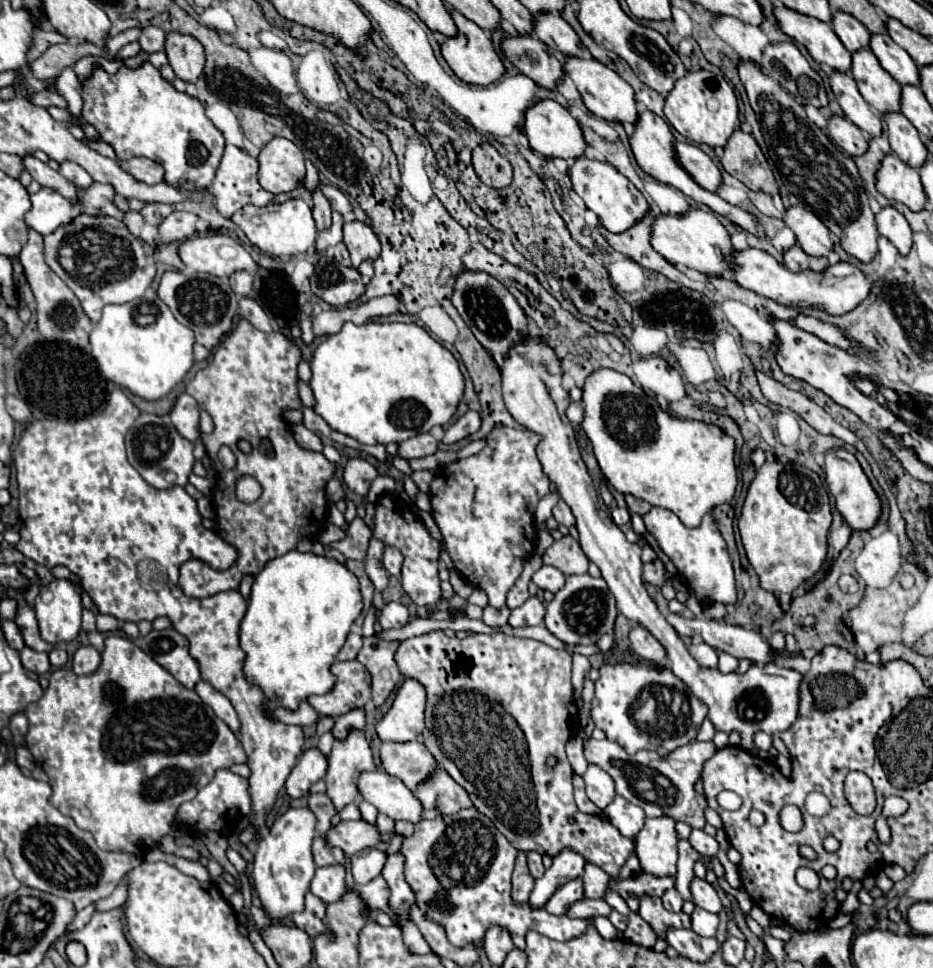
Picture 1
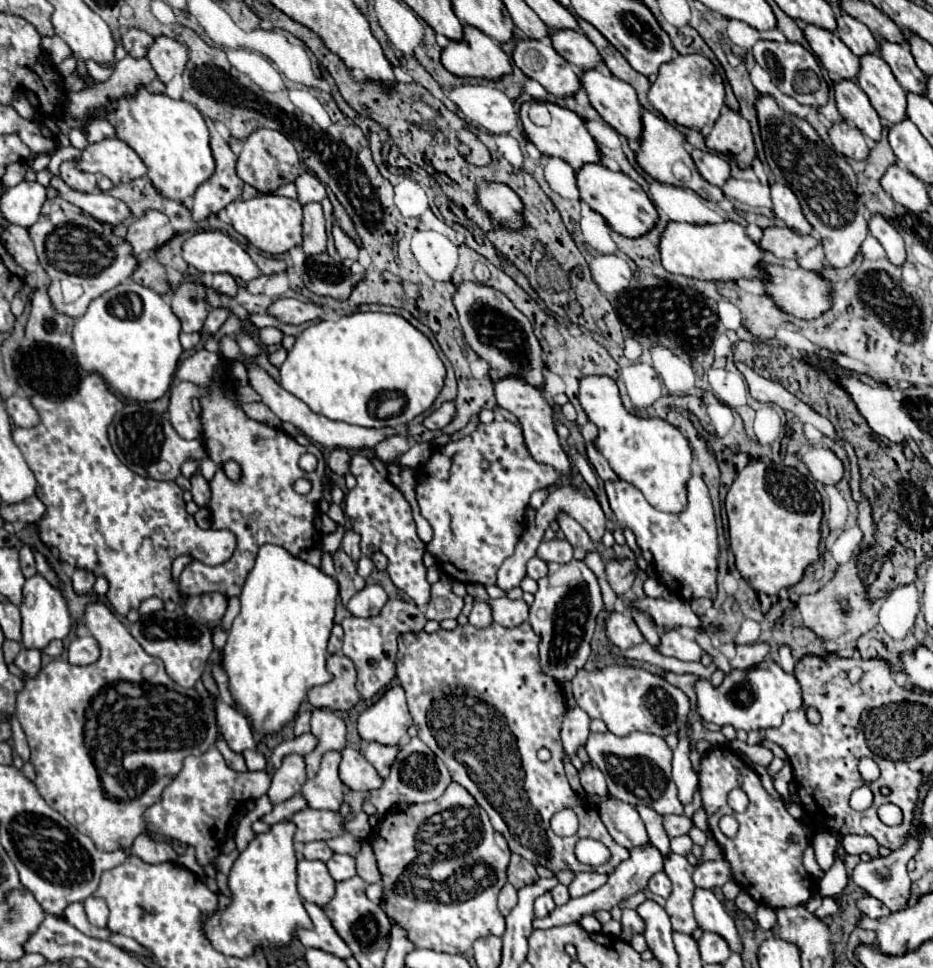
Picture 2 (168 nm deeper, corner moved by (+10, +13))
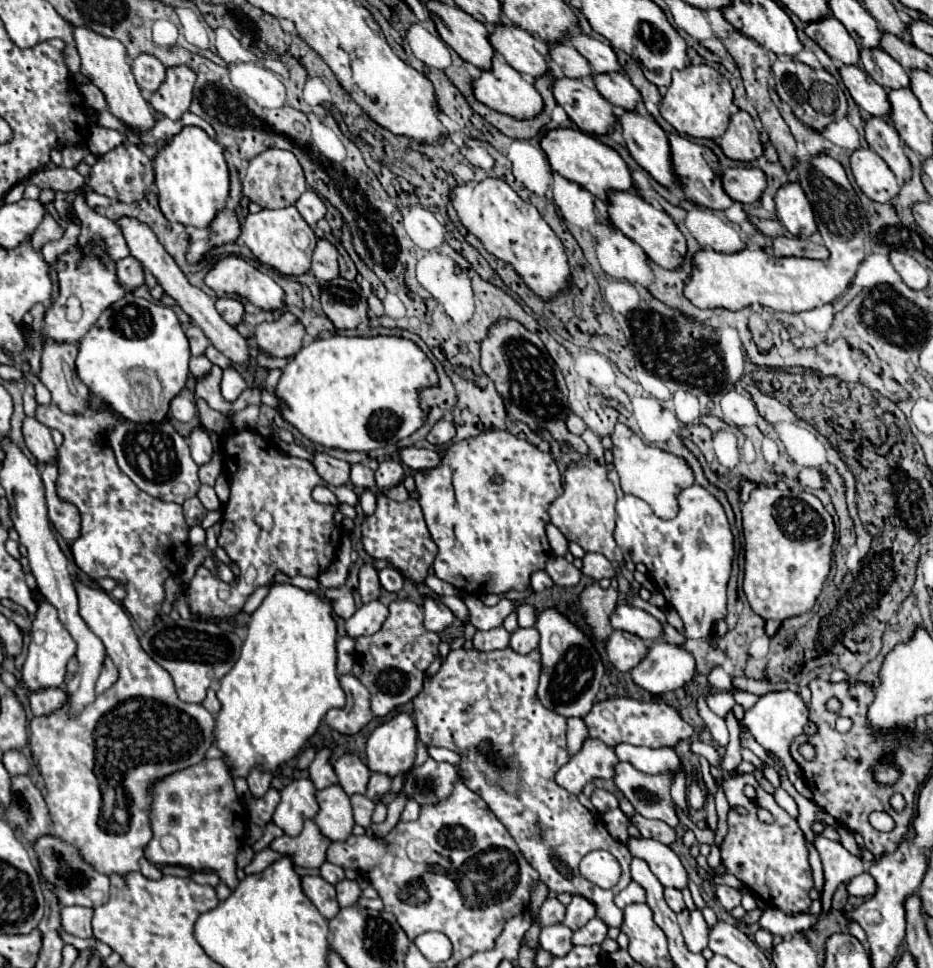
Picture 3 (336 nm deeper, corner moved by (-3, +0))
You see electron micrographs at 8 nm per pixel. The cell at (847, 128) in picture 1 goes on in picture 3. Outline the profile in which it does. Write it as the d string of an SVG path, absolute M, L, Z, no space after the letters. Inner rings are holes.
M870 148L856 150L850 156L850 166L852 166L852 174L854 174L858 188L870 200L884 204L898 196L900 192L898 180L894 178L886 162L878 154L874 154Z

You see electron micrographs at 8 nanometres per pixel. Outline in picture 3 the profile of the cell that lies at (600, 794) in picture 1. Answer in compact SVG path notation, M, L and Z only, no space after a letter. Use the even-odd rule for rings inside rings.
M596 788L596 790L592 792L592 798L590 798L590 800L592 800L594 808L596 808L600 814L618 808L618 800L616 800L616 796L610 794L610 792L604 790L604 788Z

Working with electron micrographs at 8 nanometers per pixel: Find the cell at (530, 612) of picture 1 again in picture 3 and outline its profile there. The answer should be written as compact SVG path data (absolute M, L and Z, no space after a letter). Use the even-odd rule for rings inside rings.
M518 628L512 638L510 638L510 648L516 654L530 654L532 650L538 648L540 634L536 628Z

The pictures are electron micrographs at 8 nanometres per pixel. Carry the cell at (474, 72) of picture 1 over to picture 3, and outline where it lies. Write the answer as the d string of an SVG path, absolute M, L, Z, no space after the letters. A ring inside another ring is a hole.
M498 56L494 58L492 68L490 70L482 70L482 76L474 82L474 94L488 108L492 108L496 112L502 112L502 114L508 114L508 116L512 116L516 120L530 120L530 118L538 116L544 110L542 96L538 94L534 84L526 82L520 72L516 72L510 64L506 64Z

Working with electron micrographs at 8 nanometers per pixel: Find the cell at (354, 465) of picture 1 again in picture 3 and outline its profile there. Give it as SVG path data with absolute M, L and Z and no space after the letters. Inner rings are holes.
M316 452L312 458L312 466L318 470L318 476L332 486L342 486L342 484L350 482L350 464L348 462L342 462L328 454Z

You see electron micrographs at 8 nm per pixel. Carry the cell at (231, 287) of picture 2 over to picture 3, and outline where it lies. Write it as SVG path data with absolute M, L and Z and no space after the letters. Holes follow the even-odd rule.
M218 298L216 300L216 310L220 312L220 316L230 324L230 326L238 326L242 322L244 316L244 308L236 298Z

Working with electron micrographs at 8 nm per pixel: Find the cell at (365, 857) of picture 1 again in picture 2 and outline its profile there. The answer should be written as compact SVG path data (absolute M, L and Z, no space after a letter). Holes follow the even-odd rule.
M335 853L329 861L327 861L327 867L329 867L329 873L335 881L345 881L345 879L351 879L357 869L355 869L355 857L353 855L339 855Z

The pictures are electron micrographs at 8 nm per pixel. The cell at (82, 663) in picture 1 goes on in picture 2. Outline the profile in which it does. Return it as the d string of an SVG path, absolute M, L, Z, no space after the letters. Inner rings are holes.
M77 635L67 647L67 659L73 665L91 665L99 659L99 645L89 635Z

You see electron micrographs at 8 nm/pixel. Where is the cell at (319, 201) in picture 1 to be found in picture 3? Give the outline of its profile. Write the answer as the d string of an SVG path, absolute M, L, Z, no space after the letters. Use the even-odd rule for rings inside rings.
M318 240L310 272L318 282L330 282L338 276L338 252L328 240Z

